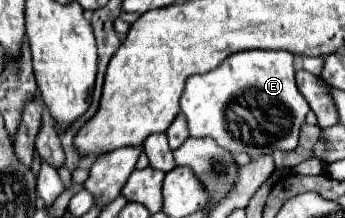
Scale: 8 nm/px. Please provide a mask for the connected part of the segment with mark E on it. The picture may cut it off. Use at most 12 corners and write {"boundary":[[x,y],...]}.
{"boundary":[[238,51],[192,75],[190,137],[294,149],[310,105],[294,55]]}

